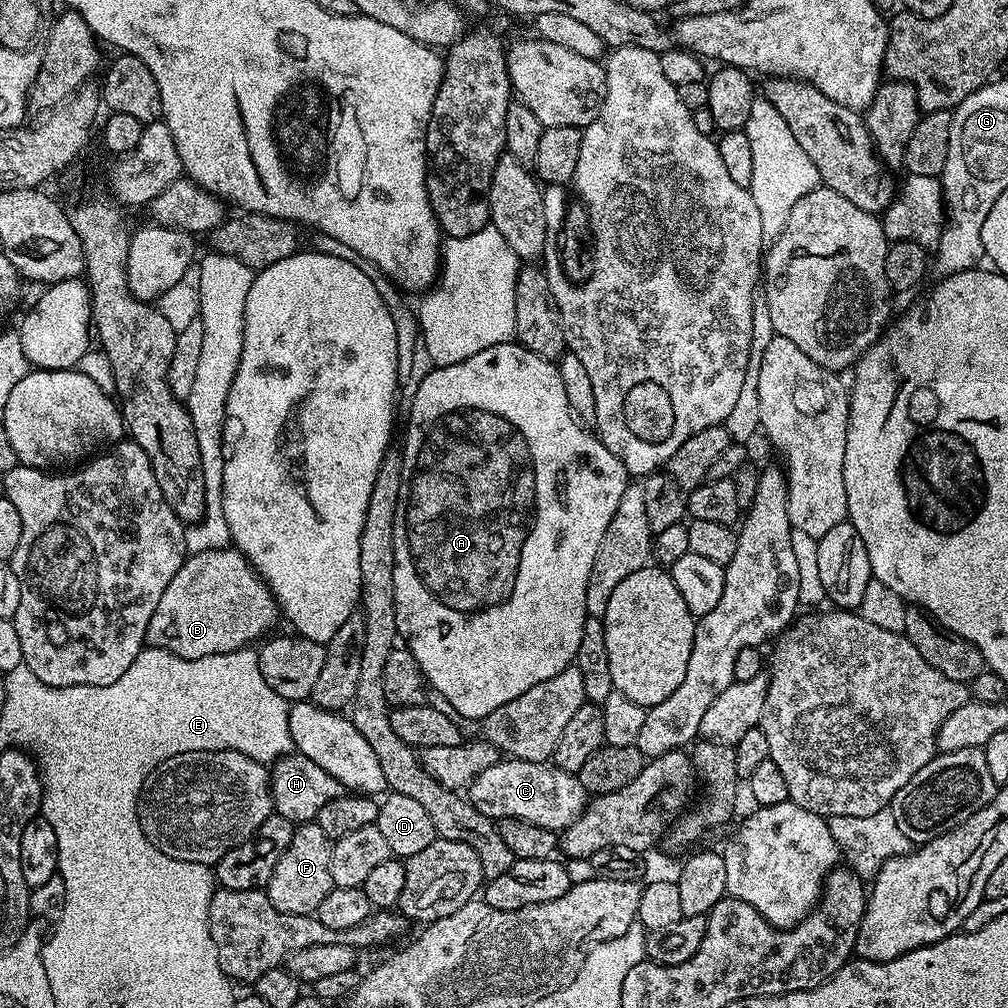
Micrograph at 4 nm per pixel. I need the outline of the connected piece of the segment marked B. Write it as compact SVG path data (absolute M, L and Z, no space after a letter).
M218 547L189 555L178 574L170 578L170 586L166 586L154 610L154 618L150 618L147 643L154 648L165 648L167 652L187 660L236 652L240 648L249 647L251 640L259 641L267 637L273 631L271 628L275 626L276 619L279 621L281 616L275 596L254 565L236 547Z

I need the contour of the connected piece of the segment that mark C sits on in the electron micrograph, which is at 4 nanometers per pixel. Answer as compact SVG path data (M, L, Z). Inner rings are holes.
M501 758L494 766L482 770L482 774L468 785L466 795L474 810L482 810L482 814L491 820L499 822L518 818L557 834L583 814L590 799L577 773L557 768L552 762L526 762L511 758Z

